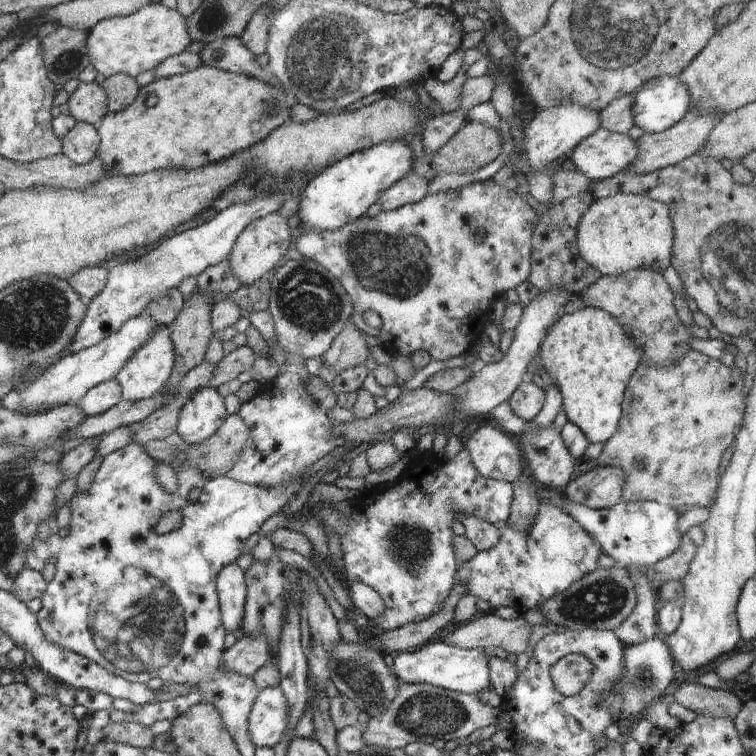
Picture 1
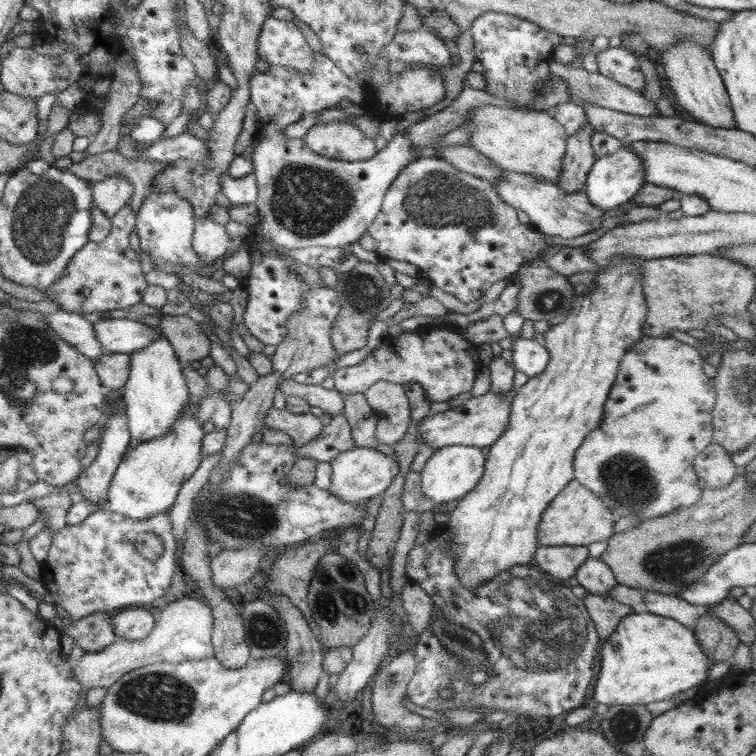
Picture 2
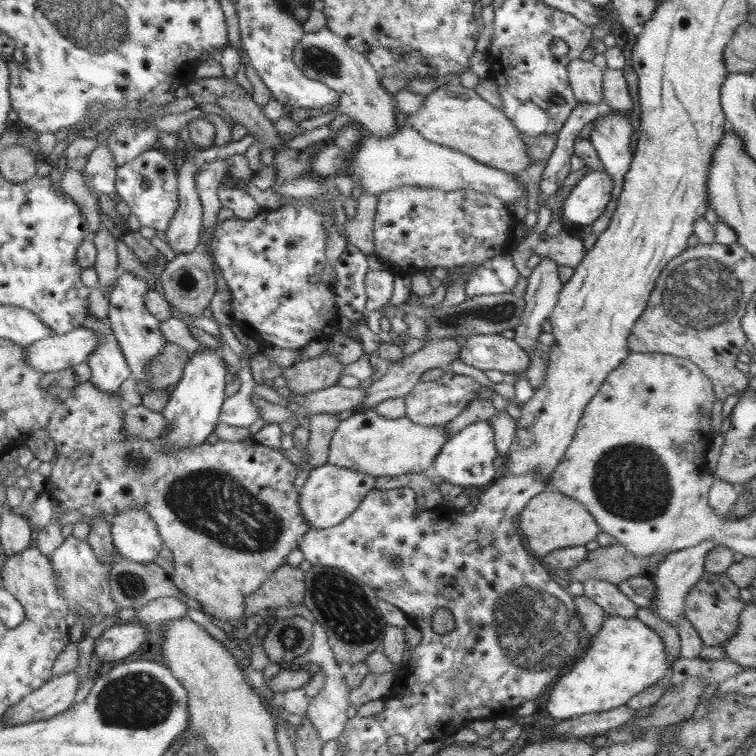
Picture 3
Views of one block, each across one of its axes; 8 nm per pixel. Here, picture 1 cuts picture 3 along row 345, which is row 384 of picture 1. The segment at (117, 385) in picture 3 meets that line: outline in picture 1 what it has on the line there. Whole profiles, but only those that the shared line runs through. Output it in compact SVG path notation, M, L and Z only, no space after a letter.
M107 380L103 384L91 388L85 396L81 396L75 406L85 418L91 418L91 416L99 416L99 414L107 412L117 402L121 402L119 386L115 380Z

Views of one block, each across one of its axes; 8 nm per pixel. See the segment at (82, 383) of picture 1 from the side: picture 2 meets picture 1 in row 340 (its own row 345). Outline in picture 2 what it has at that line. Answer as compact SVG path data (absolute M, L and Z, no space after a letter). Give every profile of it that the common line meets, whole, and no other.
M101 318L93 324L95 340L105 354L127 354L143 350L149 342L155 342L161 334L155 322L125 318Z

